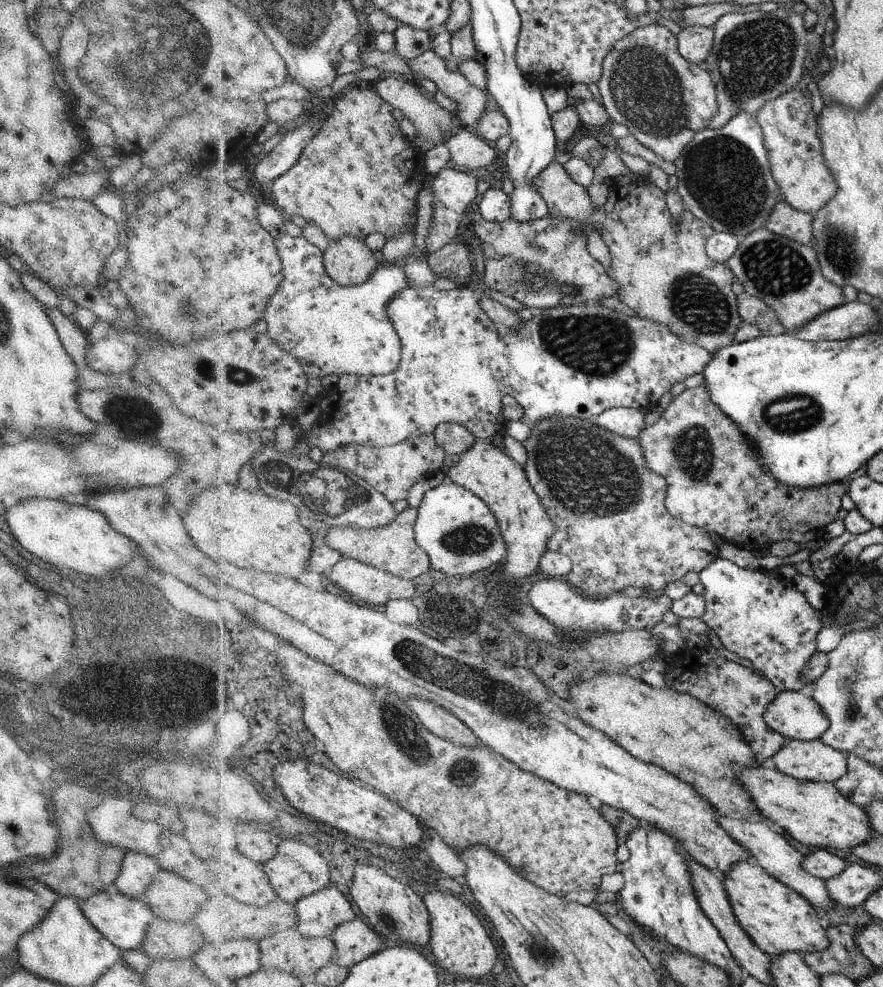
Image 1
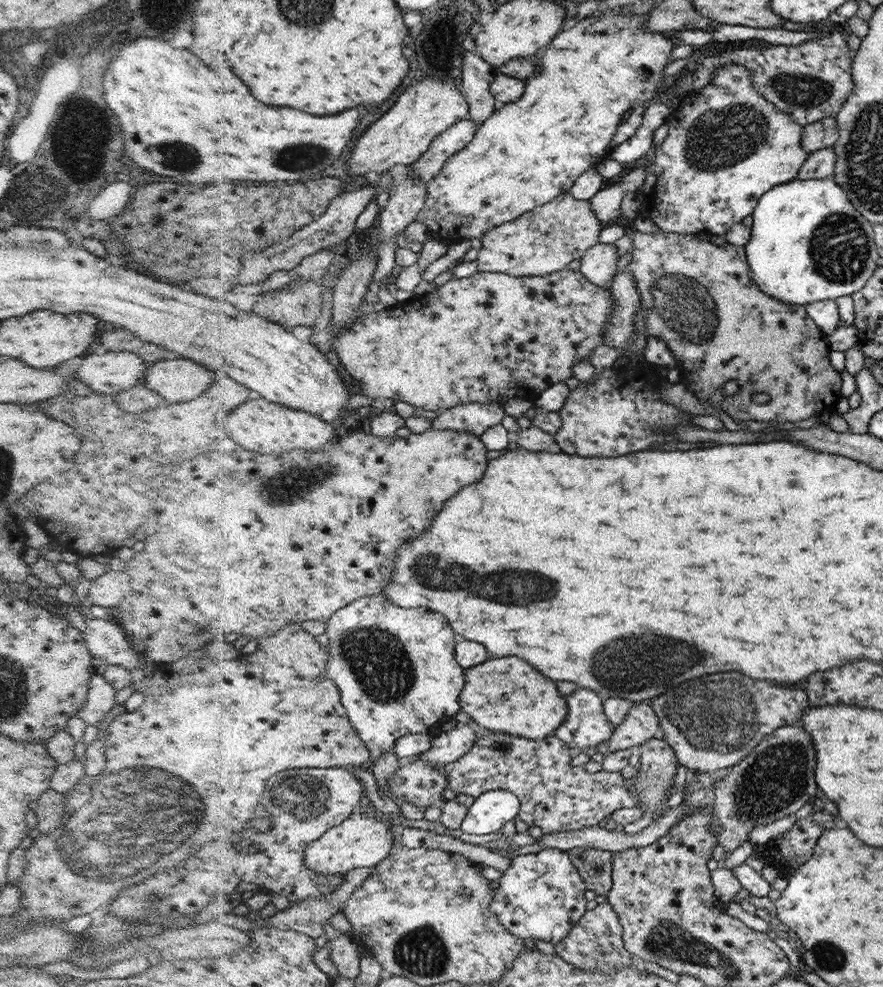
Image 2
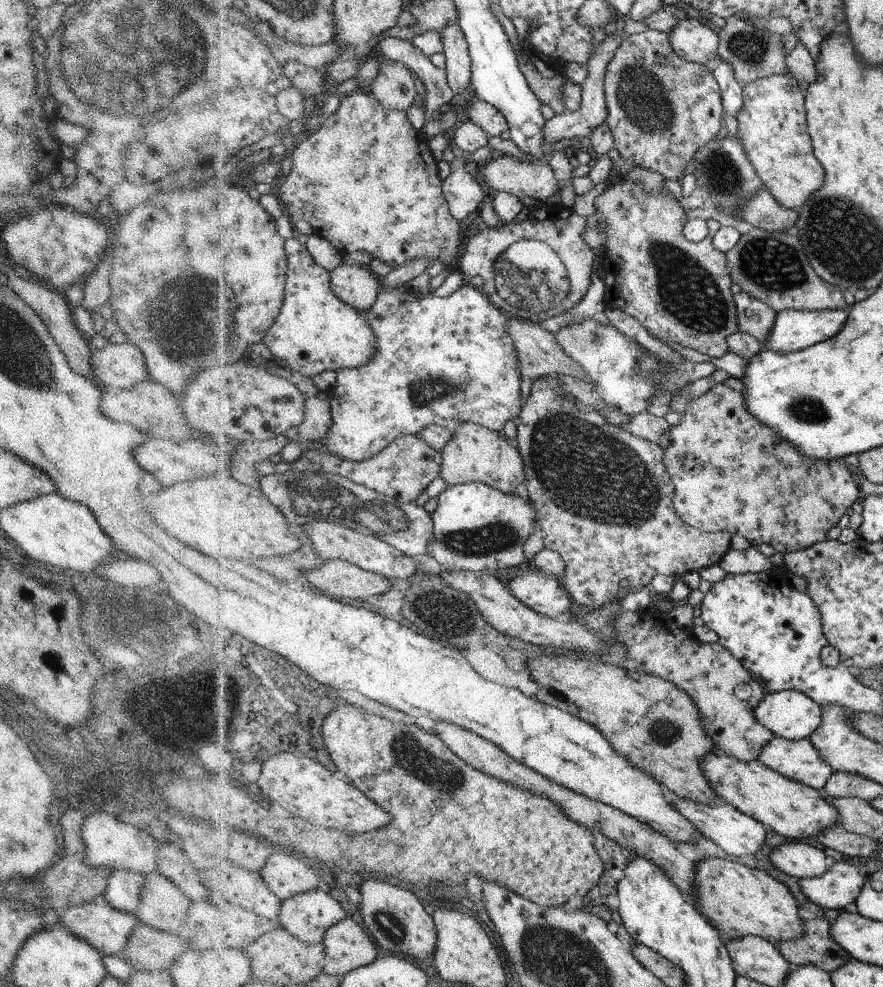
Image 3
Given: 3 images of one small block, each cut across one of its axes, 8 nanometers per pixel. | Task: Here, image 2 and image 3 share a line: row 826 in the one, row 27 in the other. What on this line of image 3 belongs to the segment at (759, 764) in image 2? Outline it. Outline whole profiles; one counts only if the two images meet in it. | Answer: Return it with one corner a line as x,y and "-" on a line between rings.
736,15
718,22
717,31
720,40
717,56
722,62
734,68
736,82
742,87
773,74
788,74
788,52
782,35
774,34
767,29
759,29
751,22
737,18

